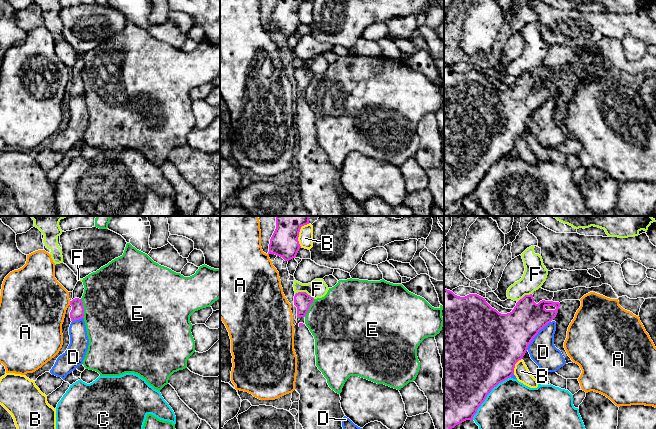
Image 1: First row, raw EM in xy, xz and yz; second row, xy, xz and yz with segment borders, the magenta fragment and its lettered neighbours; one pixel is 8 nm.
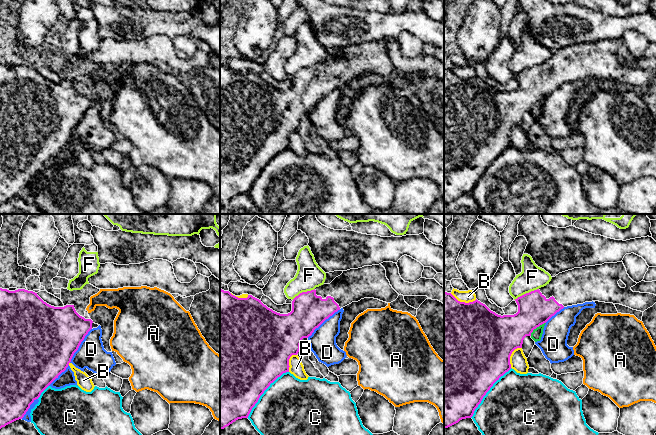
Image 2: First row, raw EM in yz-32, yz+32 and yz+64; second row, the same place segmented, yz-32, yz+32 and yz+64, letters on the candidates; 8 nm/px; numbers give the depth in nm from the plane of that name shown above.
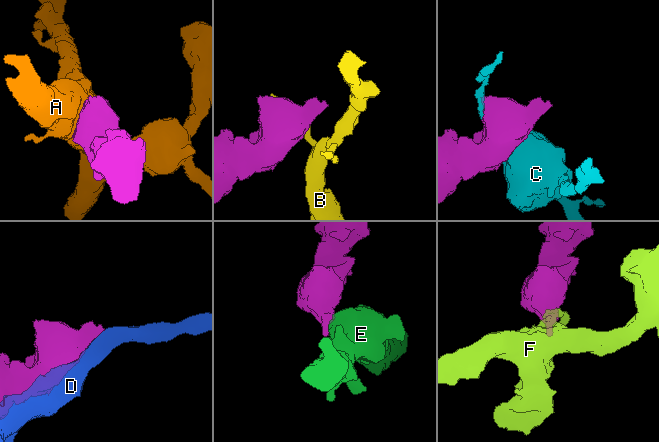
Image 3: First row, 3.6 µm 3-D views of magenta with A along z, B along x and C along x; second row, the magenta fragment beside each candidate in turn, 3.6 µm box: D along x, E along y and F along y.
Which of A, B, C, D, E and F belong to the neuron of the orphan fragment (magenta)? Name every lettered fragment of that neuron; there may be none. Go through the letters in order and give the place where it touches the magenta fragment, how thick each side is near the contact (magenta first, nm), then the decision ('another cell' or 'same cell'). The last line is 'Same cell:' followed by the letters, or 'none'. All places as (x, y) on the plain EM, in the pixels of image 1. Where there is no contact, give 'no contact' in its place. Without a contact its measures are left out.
A: meets magenta in xy at (70, 79); 110 nm thick on the magenta side, 460 nm on the other; another cell
B: meets magenta in xz at (298, 10); 220 nm thick on the magenta side, 120 nm on the other; another cell
C: meets magenta in yz at (487, 170); 500 nm thick on the magenta side, 480 nm on the other; another cell
D: meets magenta in yz at (536, 110); 380 nm thick on the magenta side, 220 nm on the other; another cell
E: meets magenta in xy at (83, 84); 110 nm thick on the magenta side, 500 nm on the other; another cell
F: meets magenta in xz at (305, 68); 140 nm thick on the magenta side, 140 nm on the other; another cell
Same cell: none

